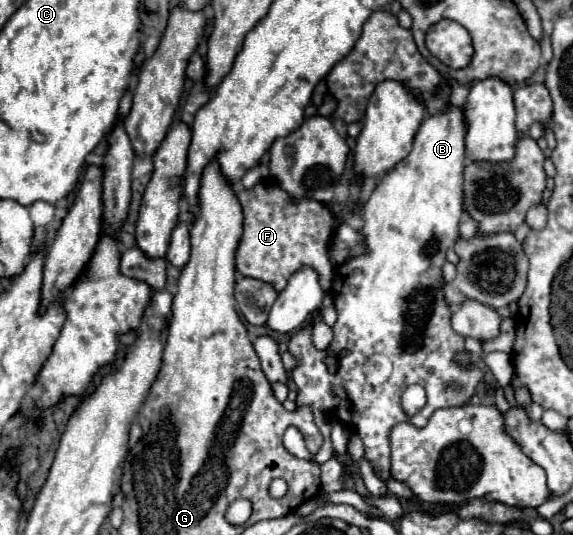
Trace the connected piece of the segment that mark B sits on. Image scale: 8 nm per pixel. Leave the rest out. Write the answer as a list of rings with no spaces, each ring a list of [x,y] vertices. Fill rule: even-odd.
[[[449,103],[447,111],[429,115],[421,123],[413,139],[411,153],[381,177],[379,185],[369,197],[363,209],[365,227],[361,229],[367,239],[367,251],[365,255],[349,259],[347,263],[339,265],[339,271],[333,283],[335,311],[339,311],[339,319],[333,325],[331,349],[335,351],[335,355],[339,355],[339,351],[343,349],[349,349],[349,355],[337,361],[337,371],[333,375],[327,371],[323,363],[323,359],[327,357],[327,351],[317,351],[313,347],[309,325],[305,325],[289,341],[289,351],[293,351],[295,357],[299,359],[299,367],[291,371],[291,379],[299,389],[297,405],[311,407],[315,425],[323,435],[321,449],[311,455],[315,463],[325,463],[331,459],[331,443],[329,443],[331,423],[321,413],[323,411],[331,413],[335,409],[337,411],[341,409],[343,425],[357,427],[357,421],[359,421],[359,437],[363,439],[363,445],[365,445],[365,457],[377,469],[377,475],[381,479],[389,479],[391,447],[389,447],[387,435],[391,427],[401,421],[415,423],[415,427],[423,427],[423,423],[427,423],[427,417],[431,417],[435,409],[465,405],[483,377],[483,371],[477,367],[461,367],[453,363],[455,353],[463,351],[465,347],[463,347],[463,337],[451,329],[451,323],[449,323],[451,313],[443,299],[443,279],[441,279],[441,265],[445,263],[447,249],[455,245],[455,239],[459,235],[459,217],[463,213],[463,169],[467,163],[465,131],[467,127],[465,127],[463,107],[455,107]],[[375,353],[387,355],[393,363],[393,375],[383,385],[377,385],[377,387],[367,383],[363,375],[363,363]],[[415,383],[427,389],[427,403],[413,417],[409,417],[401,407],[401,395],[409,385],[415,385]]]

